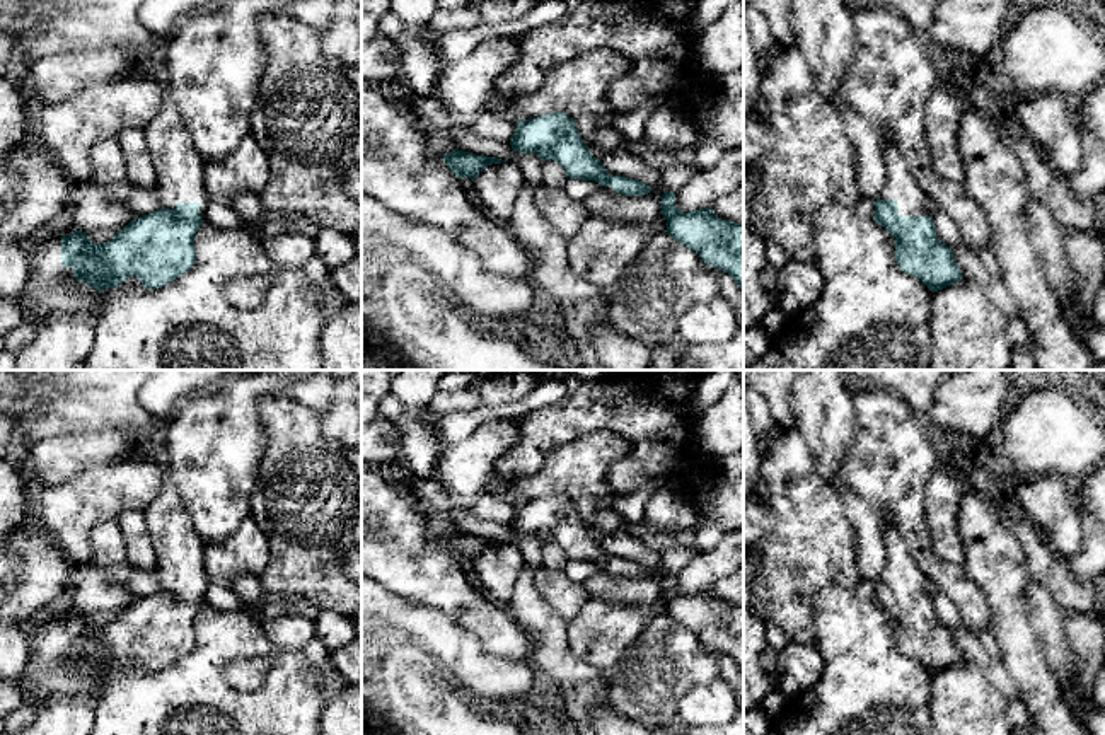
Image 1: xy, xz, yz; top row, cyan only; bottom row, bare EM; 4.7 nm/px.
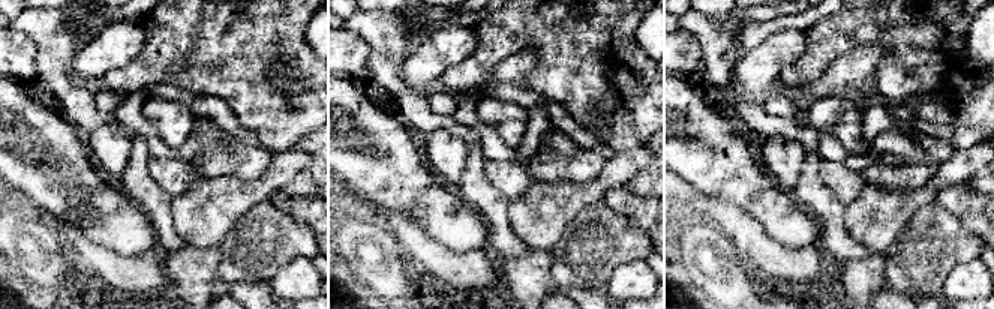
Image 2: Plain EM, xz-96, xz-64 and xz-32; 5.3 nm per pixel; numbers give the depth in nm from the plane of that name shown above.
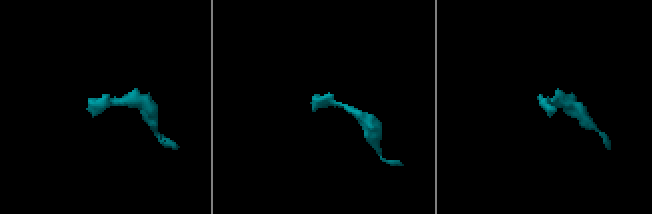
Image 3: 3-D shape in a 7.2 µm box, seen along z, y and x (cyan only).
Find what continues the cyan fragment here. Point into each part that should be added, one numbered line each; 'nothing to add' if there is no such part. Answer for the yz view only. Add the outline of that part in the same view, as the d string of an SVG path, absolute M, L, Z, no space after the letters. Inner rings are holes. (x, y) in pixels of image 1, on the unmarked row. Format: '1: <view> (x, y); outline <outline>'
1: yz (901, 567); outline M878 517L885 541L887 559L878 582L895 582L900 599L929 599L924 592L926 576L909 553L895 522L890 517Z

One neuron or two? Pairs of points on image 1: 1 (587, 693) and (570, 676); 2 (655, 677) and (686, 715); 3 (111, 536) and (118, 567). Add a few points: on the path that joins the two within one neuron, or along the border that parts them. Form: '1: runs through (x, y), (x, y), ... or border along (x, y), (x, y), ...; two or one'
1: border along (604, 676), (575, 684), (565, 691); two
2: border along (710, 681), (693, 686), (682, 696), (676, 717); two
3: runs through (111, 543), (113, 560); one

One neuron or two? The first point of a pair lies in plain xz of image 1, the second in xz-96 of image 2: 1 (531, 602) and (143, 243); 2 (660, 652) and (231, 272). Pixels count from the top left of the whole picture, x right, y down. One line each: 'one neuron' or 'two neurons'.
1: two neurons
2: one neuron

